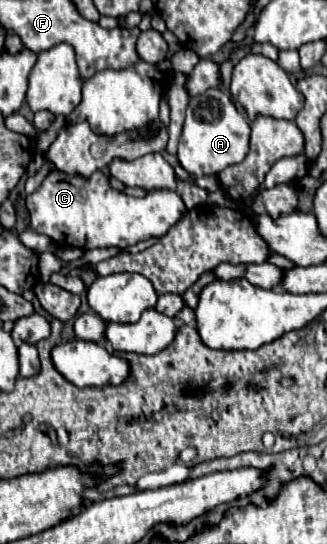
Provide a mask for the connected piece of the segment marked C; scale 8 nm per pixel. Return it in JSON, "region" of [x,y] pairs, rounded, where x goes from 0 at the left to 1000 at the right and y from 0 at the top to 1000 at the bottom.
{"region":[[[156,314],[125,347],[83,362],[95,421],[144,432],[187,454],[394,454],[456,436],[498,436],[566,392],[560,366],[517,347],[456,351],[443,362],[394,362],[352,351],[315,314],[278,325],[217,325],[193,314]]]}

